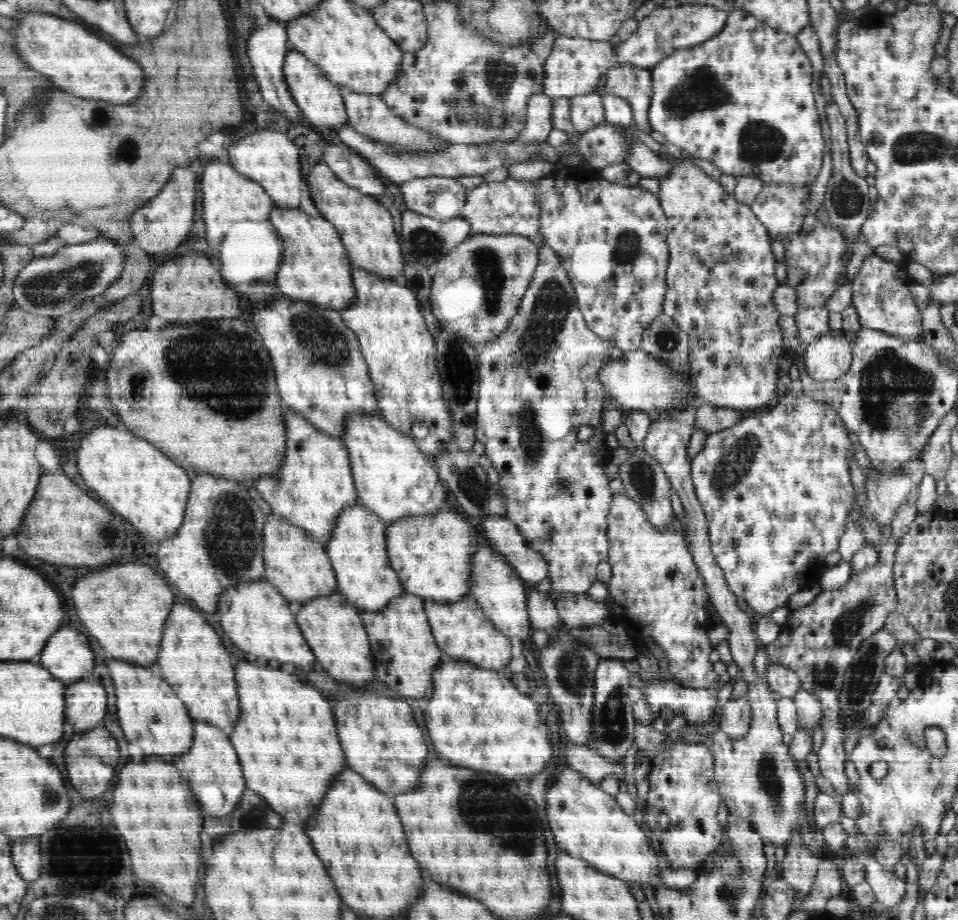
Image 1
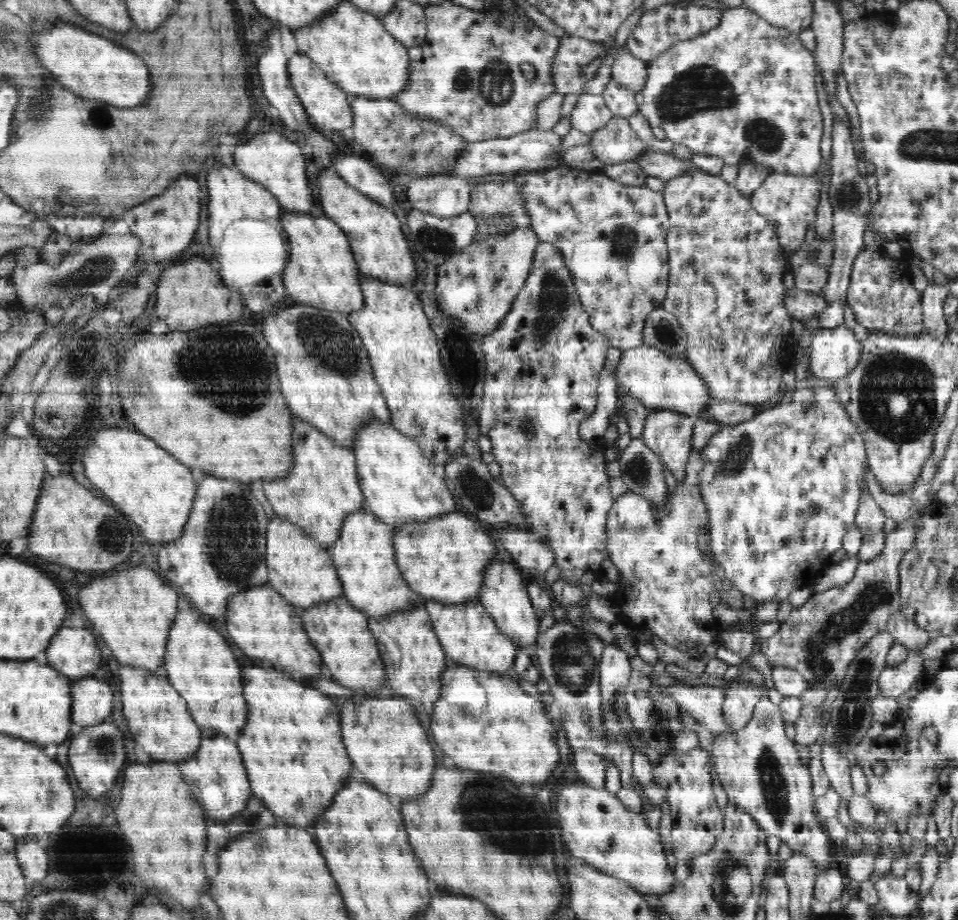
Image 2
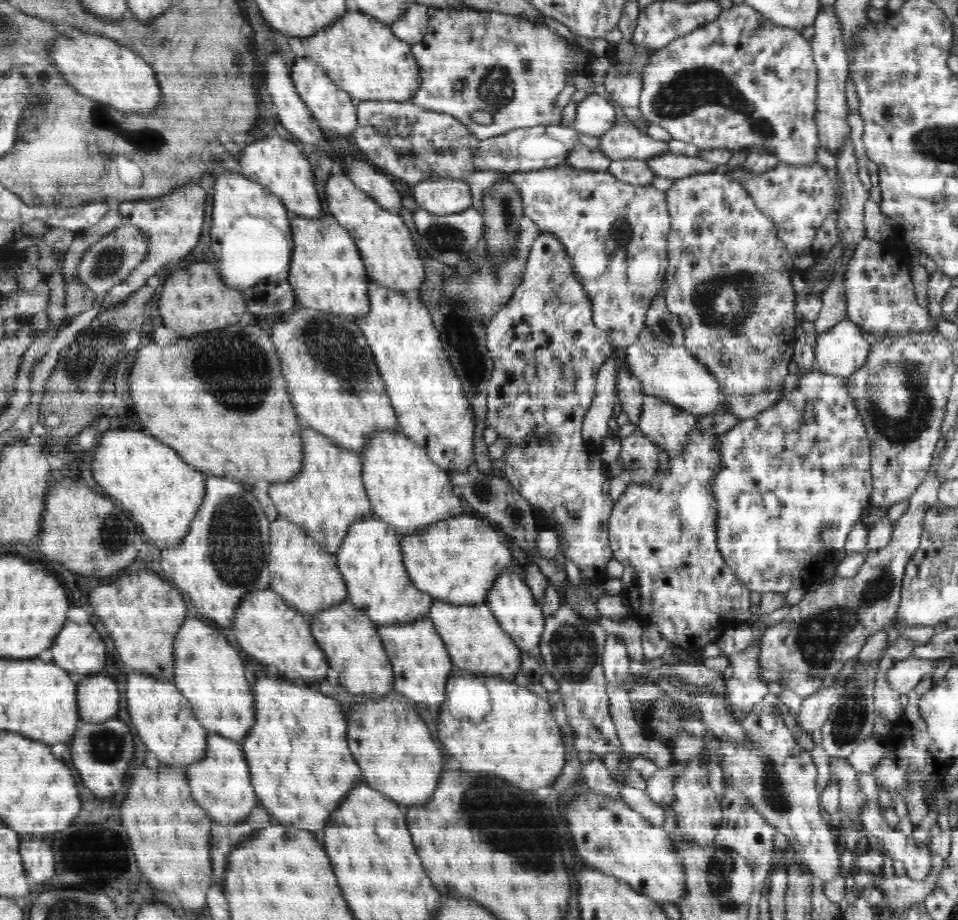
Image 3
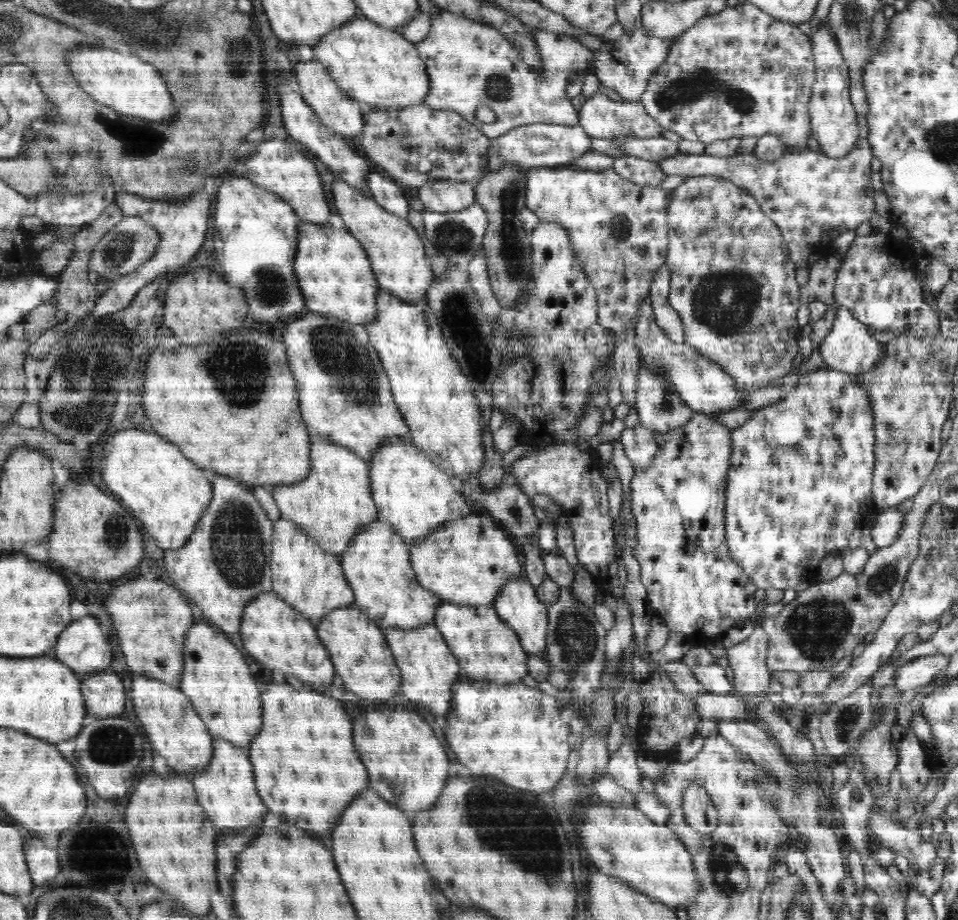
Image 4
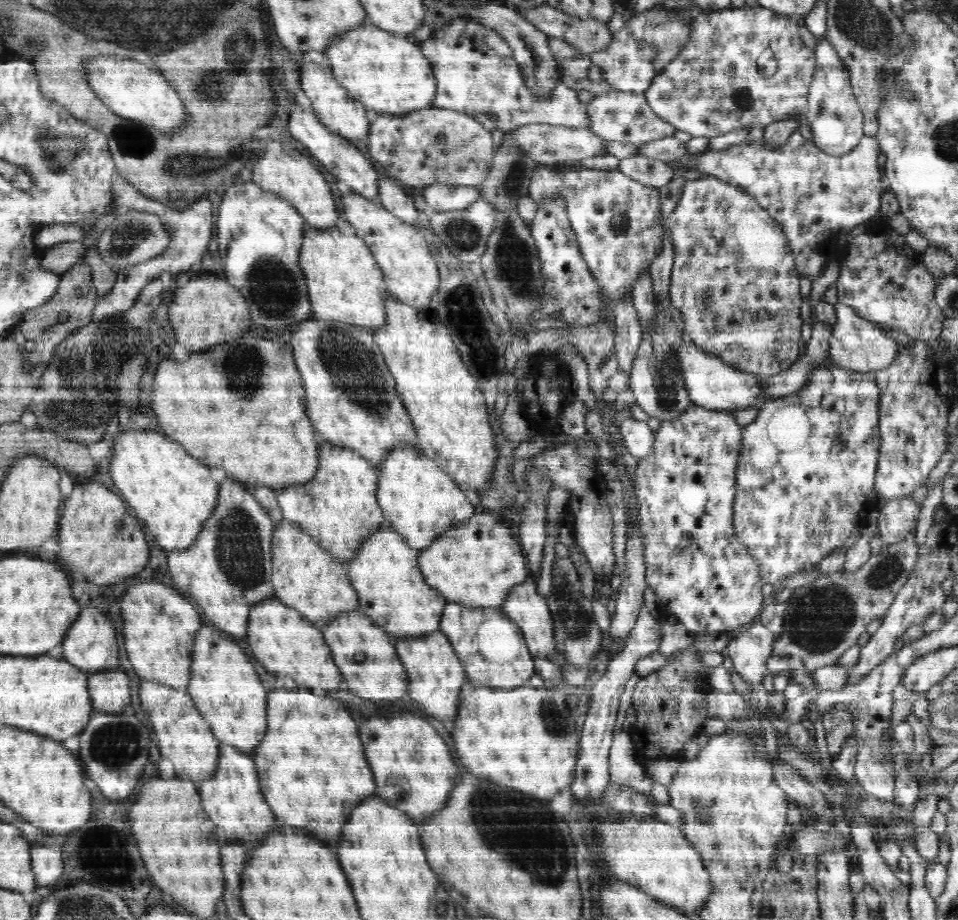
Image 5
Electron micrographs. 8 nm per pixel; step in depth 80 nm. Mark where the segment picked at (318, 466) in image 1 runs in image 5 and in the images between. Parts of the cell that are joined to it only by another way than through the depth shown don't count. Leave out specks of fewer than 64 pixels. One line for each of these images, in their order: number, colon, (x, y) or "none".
2: (322, 490)
3: (329, 496)
4: (332, 504)
5: (338, 507)

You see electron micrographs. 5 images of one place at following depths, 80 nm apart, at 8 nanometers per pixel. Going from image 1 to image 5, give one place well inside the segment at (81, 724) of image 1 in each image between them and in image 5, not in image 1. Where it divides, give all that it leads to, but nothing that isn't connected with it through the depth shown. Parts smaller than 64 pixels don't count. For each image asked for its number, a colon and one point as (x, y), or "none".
2: (92, 696)
3: (97, 696)
4: (104, 694)
5: (110, 692)

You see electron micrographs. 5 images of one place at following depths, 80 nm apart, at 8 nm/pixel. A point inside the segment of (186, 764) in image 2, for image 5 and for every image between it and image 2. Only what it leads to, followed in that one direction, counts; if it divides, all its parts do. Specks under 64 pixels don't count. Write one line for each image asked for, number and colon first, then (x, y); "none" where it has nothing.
3: (221, 784)
4: (226, 790)
5: (232, 799)

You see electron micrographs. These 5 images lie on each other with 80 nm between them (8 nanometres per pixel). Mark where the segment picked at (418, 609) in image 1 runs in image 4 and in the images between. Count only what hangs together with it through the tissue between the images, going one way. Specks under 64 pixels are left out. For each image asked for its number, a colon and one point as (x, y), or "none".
2: (414, 659)
3: (422, 664)
4: (429, 670)

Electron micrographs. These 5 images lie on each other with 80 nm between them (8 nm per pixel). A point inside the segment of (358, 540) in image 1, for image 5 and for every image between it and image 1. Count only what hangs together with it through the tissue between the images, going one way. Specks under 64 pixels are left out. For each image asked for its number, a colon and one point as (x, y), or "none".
2: (364, 557)
3: (371, 561)
4: (377, 566)
5: (393, 593)

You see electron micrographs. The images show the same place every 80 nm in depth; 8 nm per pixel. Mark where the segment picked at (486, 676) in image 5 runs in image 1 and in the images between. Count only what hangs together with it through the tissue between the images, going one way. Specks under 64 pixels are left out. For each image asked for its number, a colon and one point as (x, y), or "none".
1: (462, 631)
2: (468, 634)
3: (473, 636)
4: (487, 649)

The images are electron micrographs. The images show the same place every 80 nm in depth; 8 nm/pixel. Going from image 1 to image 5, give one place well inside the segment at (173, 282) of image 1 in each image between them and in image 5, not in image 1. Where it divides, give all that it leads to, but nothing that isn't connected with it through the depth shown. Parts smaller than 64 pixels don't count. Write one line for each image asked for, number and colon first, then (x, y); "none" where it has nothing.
2: (188, 296)
3: (195, 300)
4: (198, 307)
5: (209, 311)

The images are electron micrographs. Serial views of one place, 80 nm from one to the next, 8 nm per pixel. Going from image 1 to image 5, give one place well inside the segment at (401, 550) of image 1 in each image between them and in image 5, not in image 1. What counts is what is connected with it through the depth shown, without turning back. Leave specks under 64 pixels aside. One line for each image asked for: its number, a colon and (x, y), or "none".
2: (444, 559)
3: (457, 560)
4: (467, 562)
5: (478, 564)

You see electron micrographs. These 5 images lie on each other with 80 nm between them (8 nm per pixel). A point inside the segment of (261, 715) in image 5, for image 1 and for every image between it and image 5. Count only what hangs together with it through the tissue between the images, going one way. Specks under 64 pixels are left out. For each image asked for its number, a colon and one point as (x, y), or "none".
1: (193, 660)
2: (198, 663)
3: (211, 676)
4: (217, 681)

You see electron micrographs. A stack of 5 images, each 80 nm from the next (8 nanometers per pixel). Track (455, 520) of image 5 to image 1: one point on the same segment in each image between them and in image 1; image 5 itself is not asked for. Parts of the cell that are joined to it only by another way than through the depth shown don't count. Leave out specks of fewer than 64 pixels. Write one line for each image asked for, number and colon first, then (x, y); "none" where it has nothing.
1: (391, 475)
2: (400, 486)
3: (406, 489)
4: (416, 497)

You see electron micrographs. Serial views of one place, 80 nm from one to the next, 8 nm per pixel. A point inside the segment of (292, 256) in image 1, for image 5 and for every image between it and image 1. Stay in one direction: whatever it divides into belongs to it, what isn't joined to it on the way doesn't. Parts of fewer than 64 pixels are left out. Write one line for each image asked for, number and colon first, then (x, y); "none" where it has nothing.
2: (322, 272)
3: (327, 272)
4: (333, 271)
5: (345, 284)

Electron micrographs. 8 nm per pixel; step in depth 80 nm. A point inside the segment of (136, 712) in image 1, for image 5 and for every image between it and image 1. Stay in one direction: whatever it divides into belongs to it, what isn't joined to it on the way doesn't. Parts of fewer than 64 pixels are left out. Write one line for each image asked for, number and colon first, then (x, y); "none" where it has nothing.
2: (158, 718)
3: (163, 717)
4: (176, 732)
5: (184, 737)

